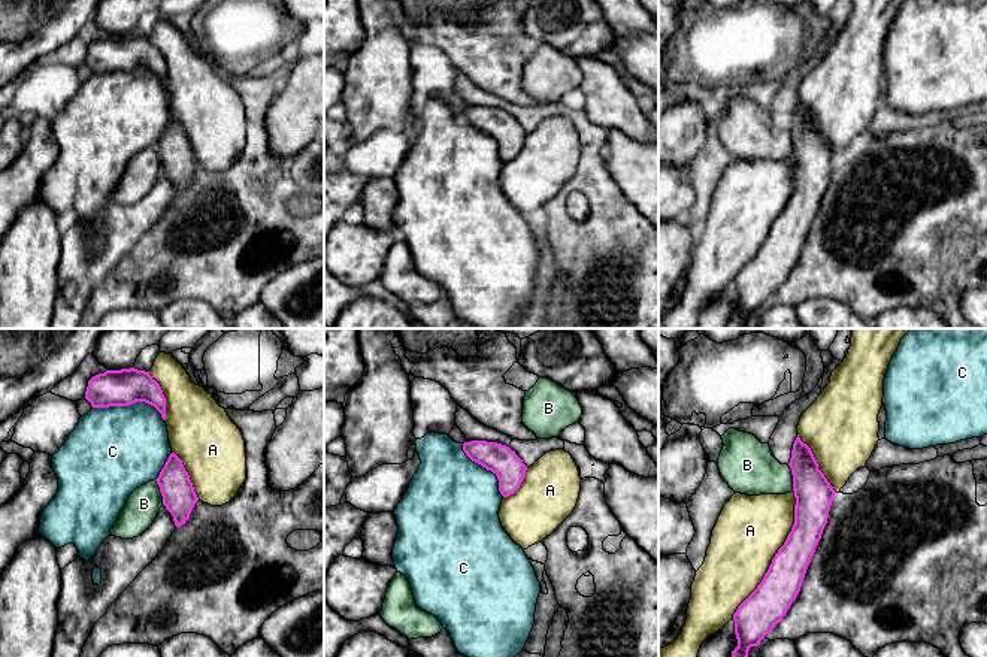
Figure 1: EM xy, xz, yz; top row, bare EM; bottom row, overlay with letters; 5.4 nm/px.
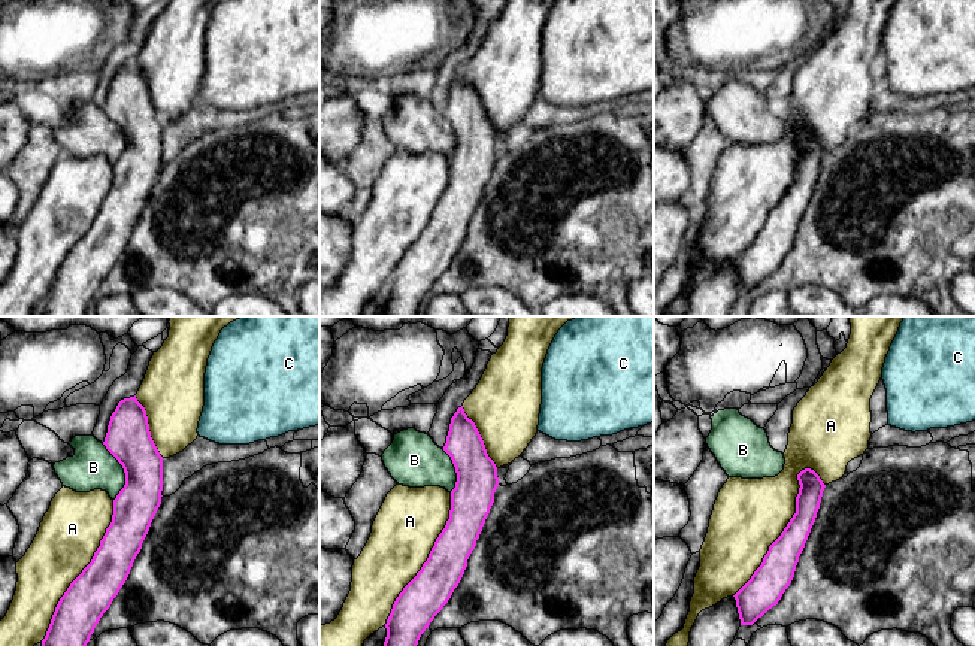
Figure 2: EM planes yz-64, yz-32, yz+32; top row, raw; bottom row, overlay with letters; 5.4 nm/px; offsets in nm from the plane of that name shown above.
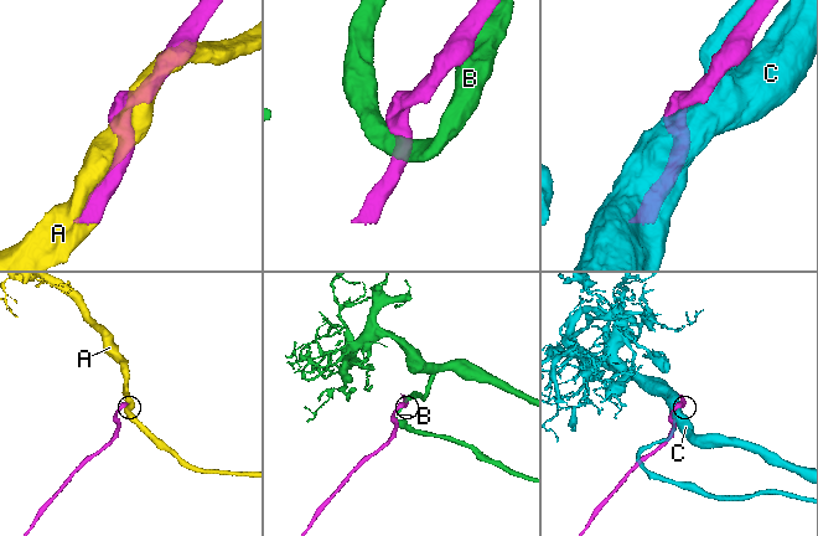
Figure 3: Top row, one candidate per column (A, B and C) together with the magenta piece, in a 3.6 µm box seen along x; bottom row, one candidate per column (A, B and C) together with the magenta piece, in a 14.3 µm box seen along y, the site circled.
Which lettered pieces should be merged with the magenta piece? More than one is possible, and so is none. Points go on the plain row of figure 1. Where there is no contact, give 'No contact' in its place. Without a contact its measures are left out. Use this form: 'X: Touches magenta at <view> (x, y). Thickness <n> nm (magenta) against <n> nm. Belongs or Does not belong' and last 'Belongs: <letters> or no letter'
A: Touches magenta at yz (775, 220). Thickness 200 nm (magenta) against 360 nm. Belongs
B: Touches magenta at yz (793, 144). Thickness 200 nm (magenta) against 280 nm. Does not belong
C: Touches magenta at xy (130, 69). Thickness 200 nm (magenta) against 460 nm. Does not belong
Belongs: A

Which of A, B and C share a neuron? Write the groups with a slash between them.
A / B / C

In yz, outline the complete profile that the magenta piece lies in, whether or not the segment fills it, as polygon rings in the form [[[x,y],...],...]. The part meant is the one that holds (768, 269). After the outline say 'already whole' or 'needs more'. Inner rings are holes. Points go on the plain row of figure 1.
[[[853,0],[851,1],[851,12],[848,15],[847,22],[844,27],[832,37],[830,48],[817,63],[817,66],[802,79],[799,91],[797,91],[797,103],[793,109],[791,124],[790,124],[790,134],[793,140],[793,157],[787,160],[760,160],[760,161],[747,161],[741,158],[735,158],[732,164],[724,170],[717,190],[712,196],[711,209],[706,217],[706,222],[703,230],[696,237],[694,246],[691,249],[691,264],[687,273],[687,285],[682,293],[681,300],[667,312],[658,314],[658,328],[696,328],[699,315],[702,308],[714,300],[715,297],[721,296],[730,285],[735,287],[735,300],[738,305],[738,312],[732,317],[732,327],[733,328],[744,328],[748,323],[748,317],[751,312],[760,311],[765,302],[782,285],[782,282],[790,275],[791,269],[796,266],[806,234],[811,228],[811,224],[815,218],[815,214],[821,205],[823,196],[827,190],[829,176],[832,172],[832,166],[836,158],[847,149],[850,142],[860,133],[865,133],[868,125],[871,124],[879,103],[879,88],[878,79],[882,72],[884,63],[884,45],[888,34],[888,30],[897,16],[897,12],[905,0]]]; needs more

